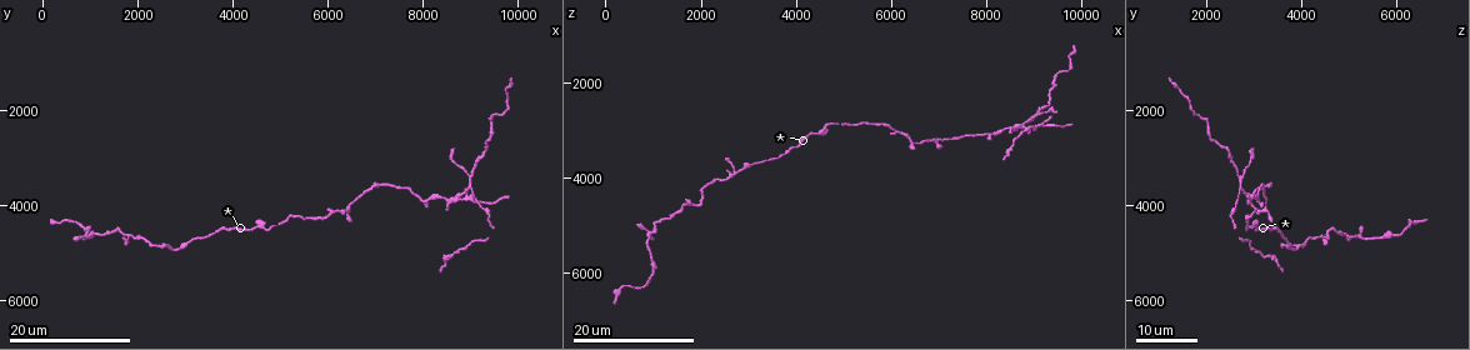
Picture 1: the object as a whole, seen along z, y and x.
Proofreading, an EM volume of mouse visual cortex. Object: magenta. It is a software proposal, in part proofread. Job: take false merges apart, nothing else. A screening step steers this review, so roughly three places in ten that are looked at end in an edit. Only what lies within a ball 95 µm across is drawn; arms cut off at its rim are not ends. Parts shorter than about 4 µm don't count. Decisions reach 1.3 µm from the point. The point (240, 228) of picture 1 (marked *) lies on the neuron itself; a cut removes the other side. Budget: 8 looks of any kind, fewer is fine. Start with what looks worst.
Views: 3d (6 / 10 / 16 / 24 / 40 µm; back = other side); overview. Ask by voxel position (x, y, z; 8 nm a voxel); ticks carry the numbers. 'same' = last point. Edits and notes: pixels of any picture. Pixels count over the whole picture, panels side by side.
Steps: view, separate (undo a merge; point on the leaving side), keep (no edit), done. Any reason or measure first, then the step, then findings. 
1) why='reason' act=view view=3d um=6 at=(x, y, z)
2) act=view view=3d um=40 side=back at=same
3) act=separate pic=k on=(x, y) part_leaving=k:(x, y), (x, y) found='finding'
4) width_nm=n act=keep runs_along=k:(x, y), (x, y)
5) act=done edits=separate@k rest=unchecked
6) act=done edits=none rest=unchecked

why='four arms meet' act=view view=3d um=24 at=(850, 4700, 5150)

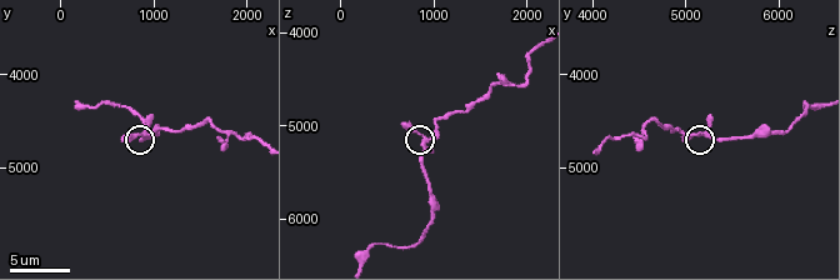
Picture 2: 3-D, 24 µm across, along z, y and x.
act=view view=3d um=10 at=(900, 4650, 5100)

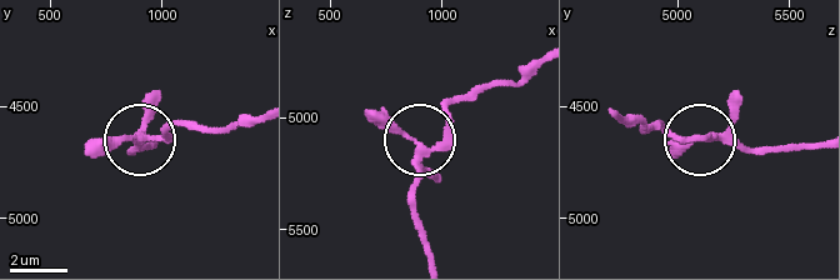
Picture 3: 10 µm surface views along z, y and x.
arms=4 act=keep found='one neuron here'

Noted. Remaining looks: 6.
why='sudden change in width' act=view view=3d um=16 at=(6150, 4150, 3050)

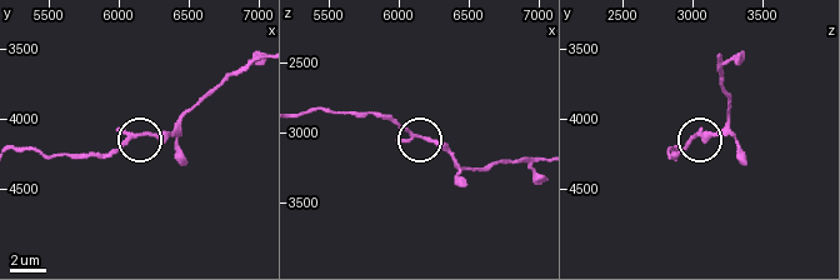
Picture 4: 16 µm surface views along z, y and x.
act=view view=3d um=6 at=(6160, 4120, 3040)

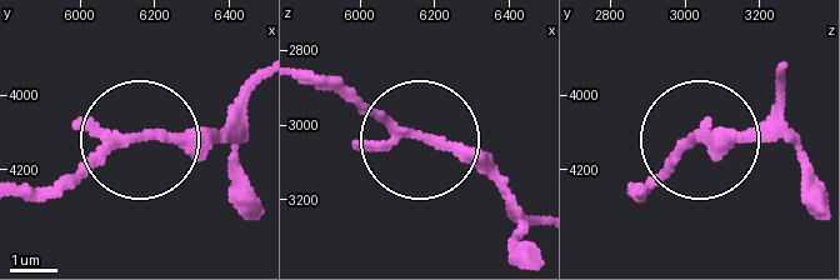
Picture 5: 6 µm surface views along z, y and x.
arms=3 act=keep runs_along=5:(303, 68), (445, 144), (514, 208) found='one neuron here'

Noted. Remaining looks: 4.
why='side arm on a straight run' act=view view=3d um=16 at=(7000, 3600, 3150)

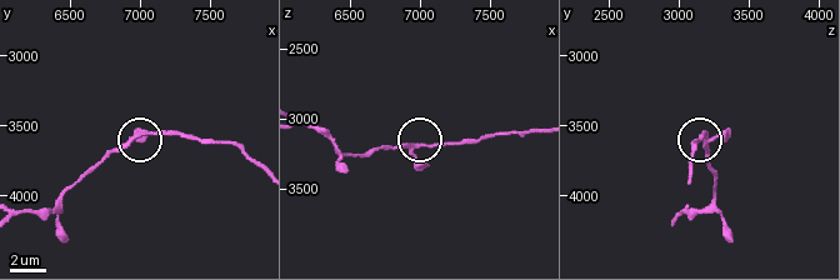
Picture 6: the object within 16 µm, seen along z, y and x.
act=view view=3d um=6 at=(7000, 3580, 3180)

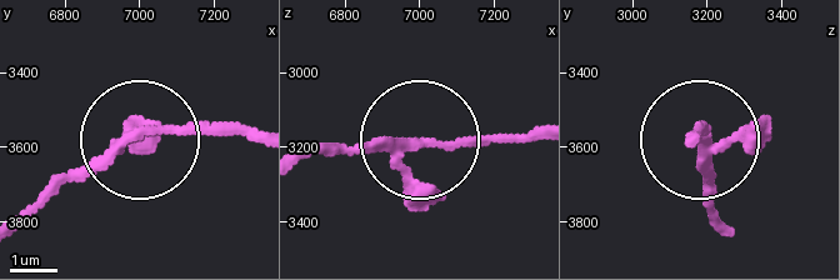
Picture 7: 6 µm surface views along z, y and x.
act=view view=3d um=6 side=back at=(6990, 3570, 3200)

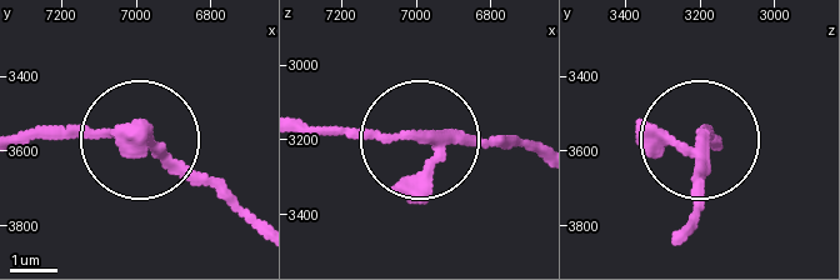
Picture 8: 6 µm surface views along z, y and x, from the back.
act=keep runs_along=8:(536, 155), (309, 128) found='one neuron here'

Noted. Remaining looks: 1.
act=done edits=none rest=unchecked

